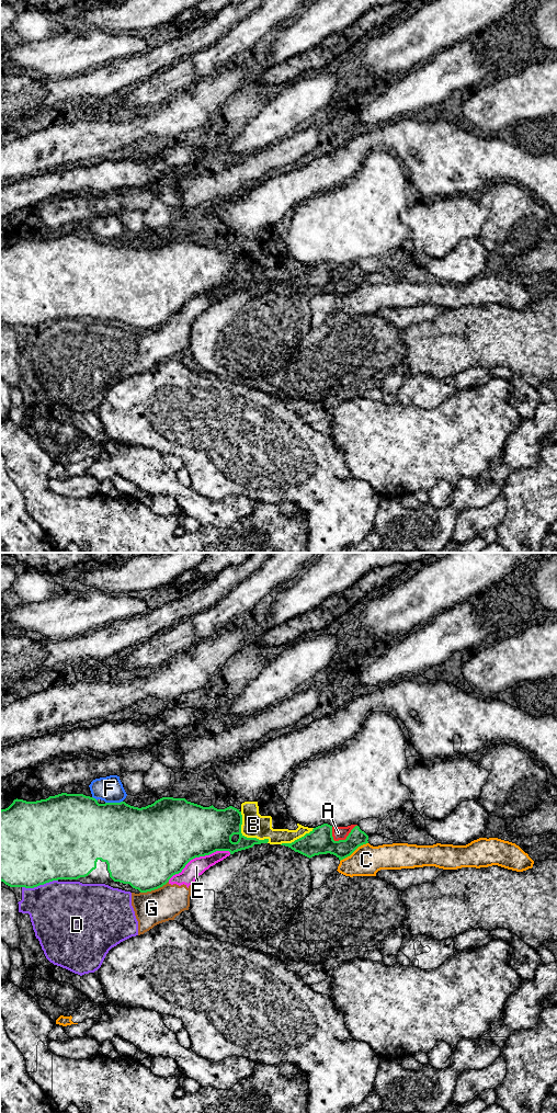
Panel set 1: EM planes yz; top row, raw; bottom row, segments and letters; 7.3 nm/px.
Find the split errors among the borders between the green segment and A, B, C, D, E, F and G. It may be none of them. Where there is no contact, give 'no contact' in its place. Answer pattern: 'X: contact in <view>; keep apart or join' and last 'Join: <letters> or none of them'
A: contact in yz; keep apart
B: contact in yz; keep apart
C: contact in yz; keep apart
D: contact in yz; keep apart
E: contact in yz; keep apart
F: contact in yz; keep apart
G: contact in yz; keep apart
Join: none of them

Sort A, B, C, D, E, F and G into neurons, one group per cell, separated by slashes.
A B D E G / C / F

